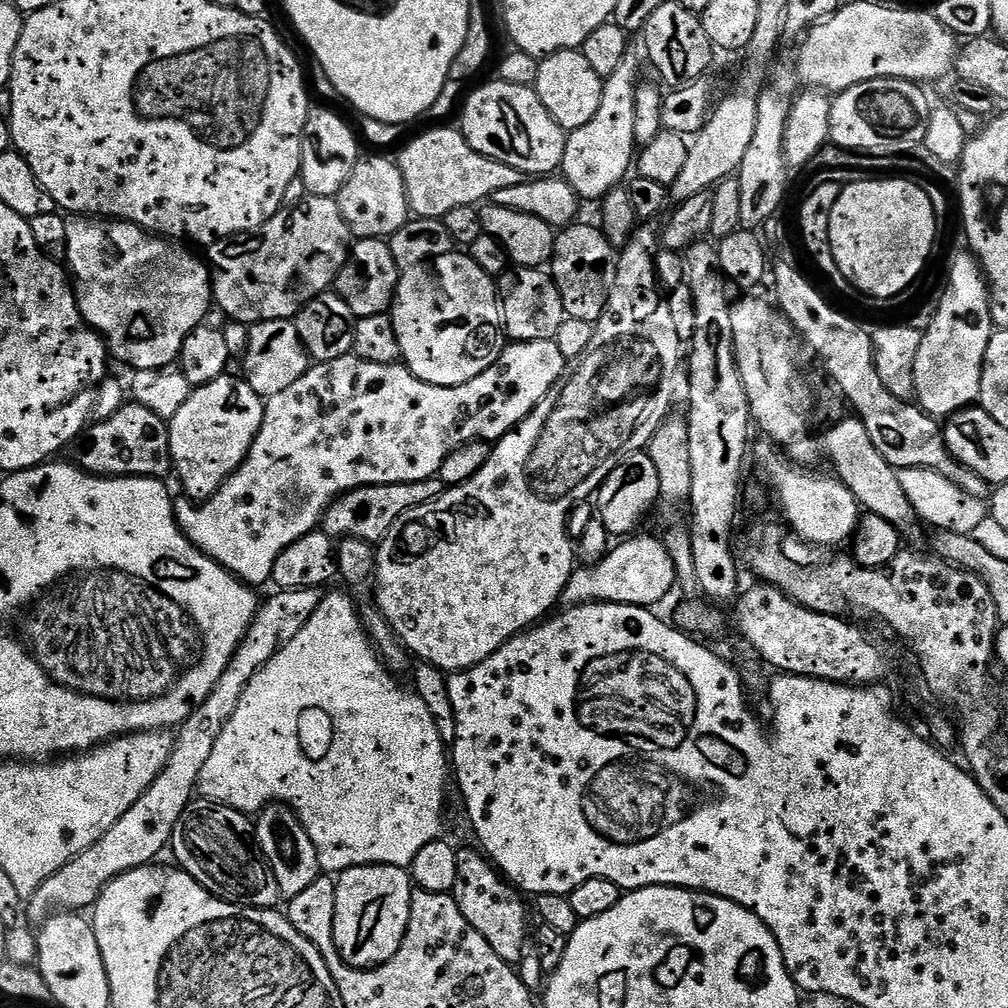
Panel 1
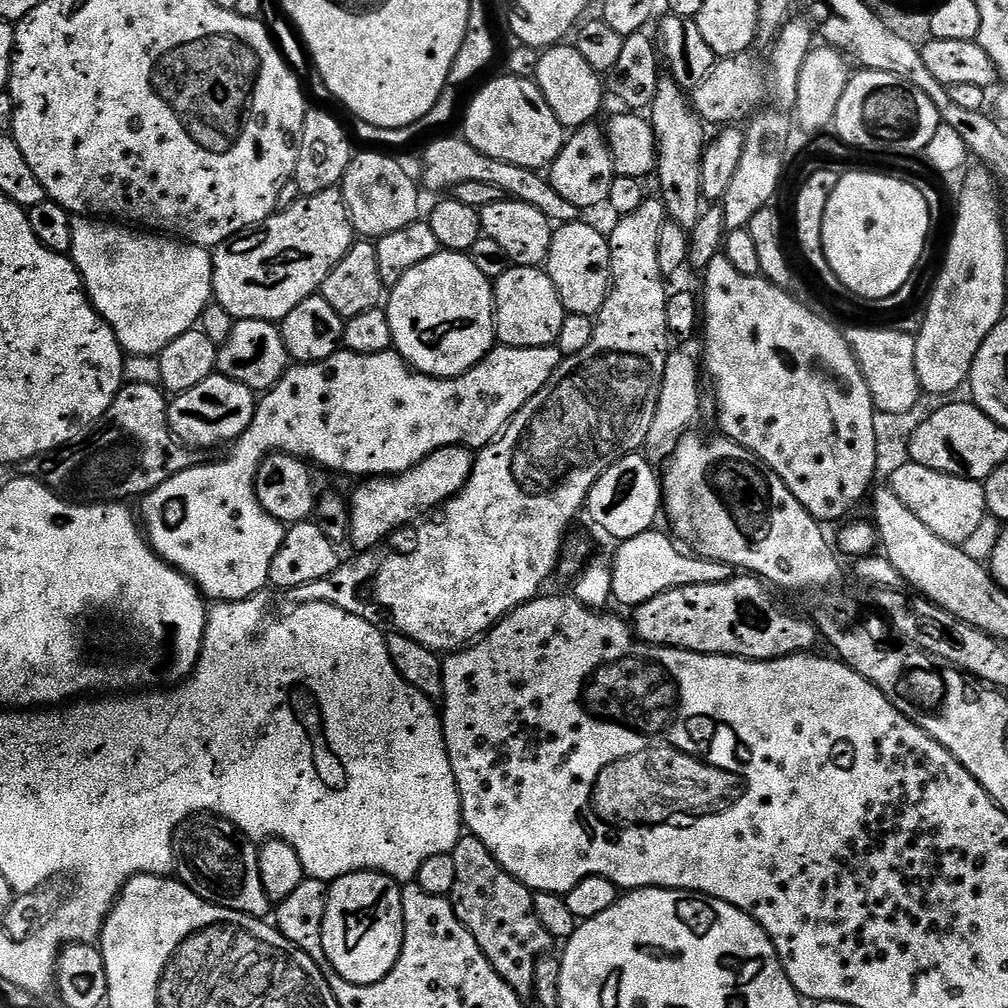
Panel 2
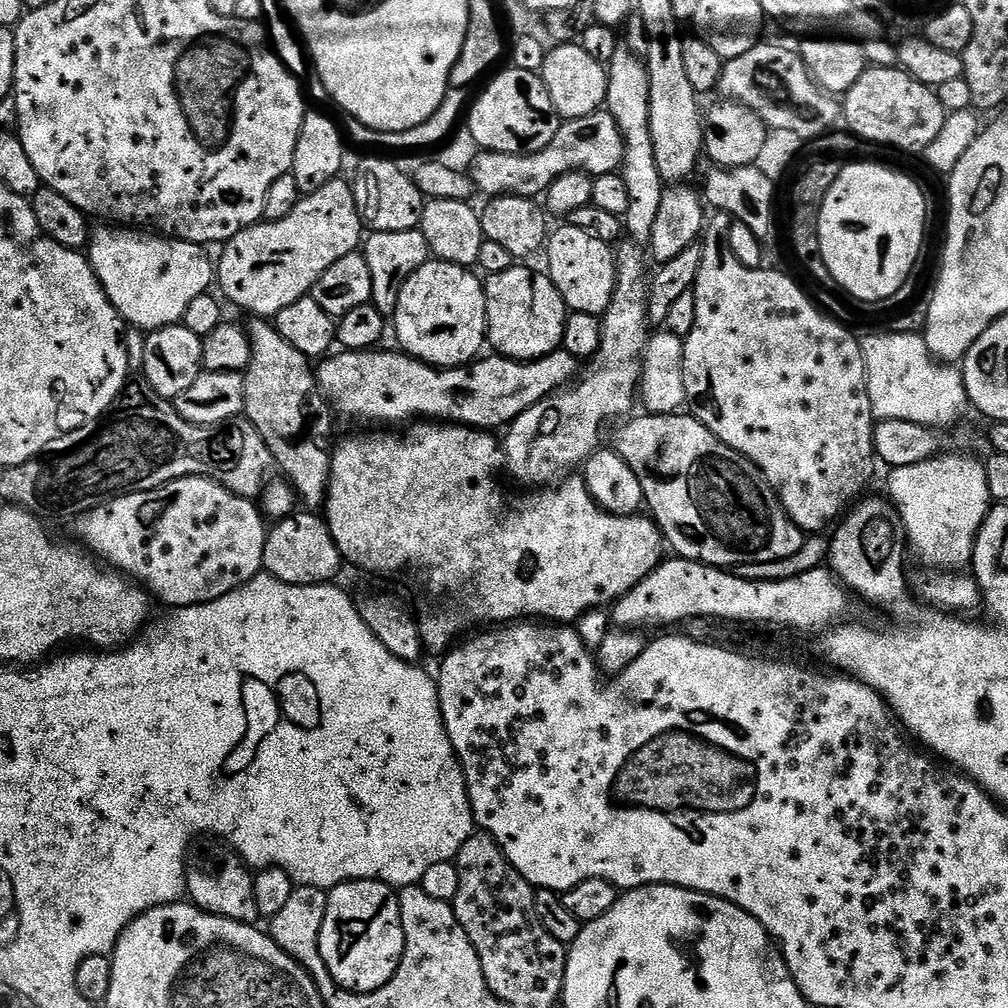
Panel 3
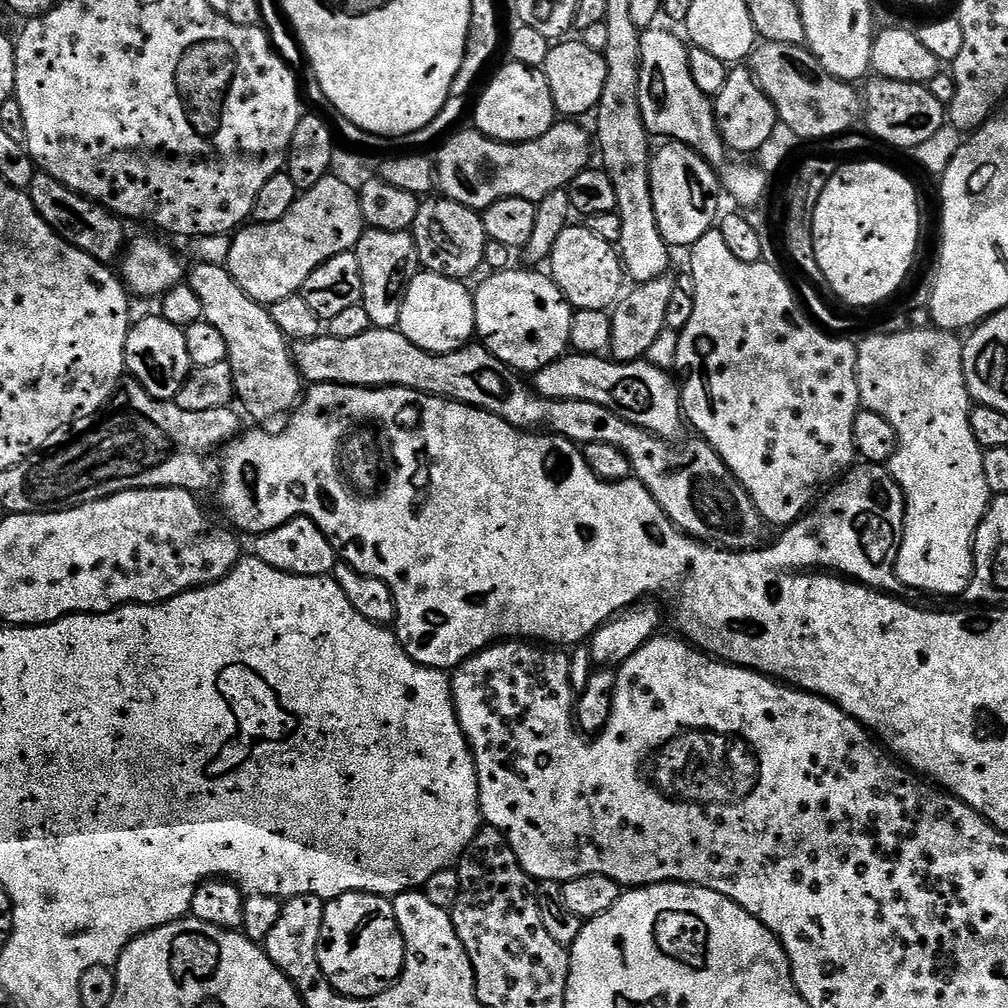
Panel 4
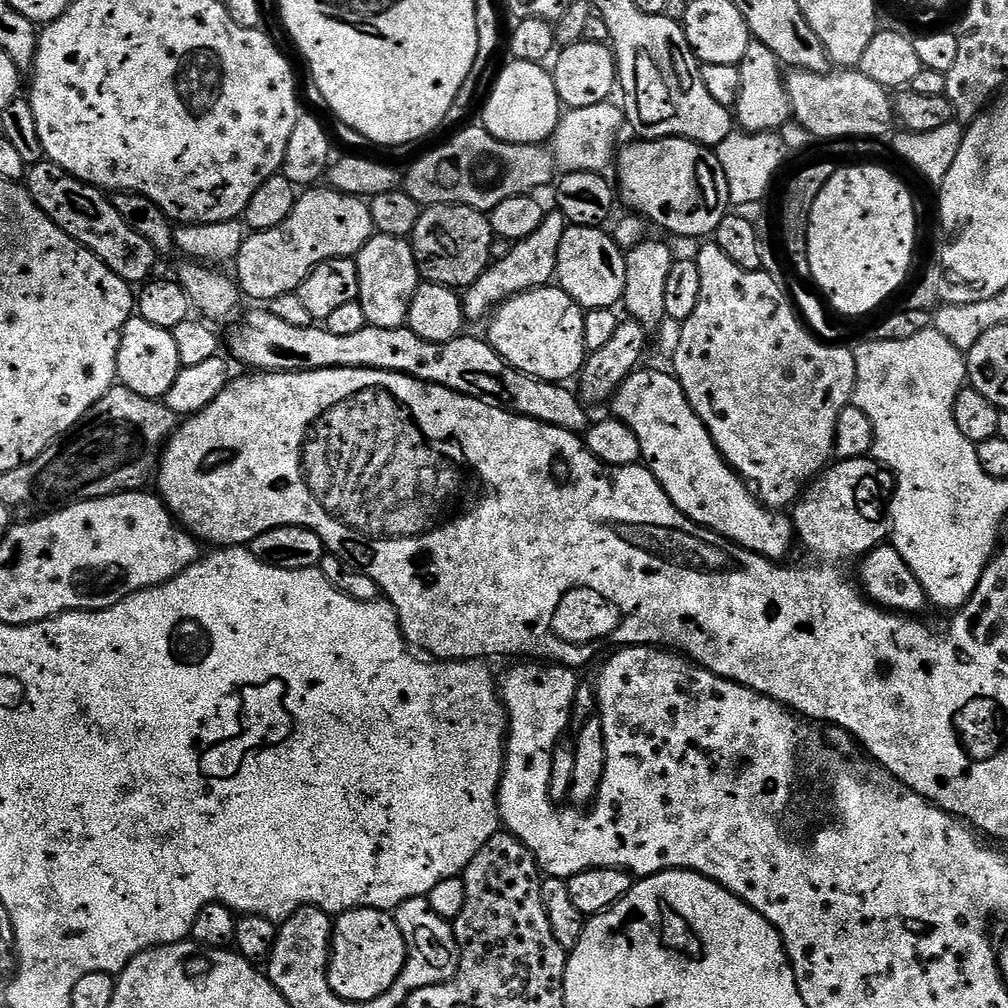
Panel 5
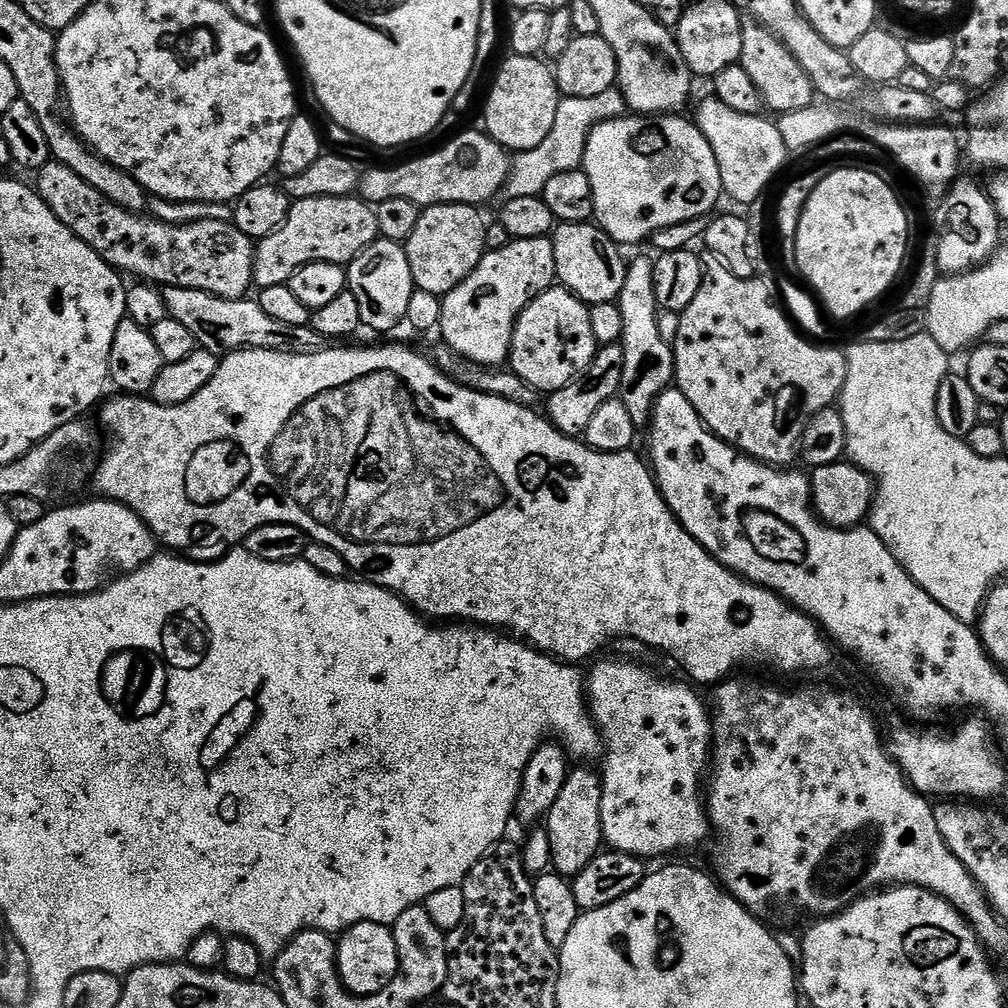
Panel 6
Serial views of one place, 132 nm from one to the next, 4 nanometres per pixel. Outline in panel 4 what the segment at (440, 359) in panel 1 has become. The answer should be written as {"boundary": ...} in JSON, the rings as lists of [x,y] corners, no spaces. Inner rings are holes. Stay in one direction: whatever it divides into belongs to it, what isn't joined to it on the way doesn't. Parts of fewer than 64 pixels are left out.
{"boundary":[[[421,270],[406,290],[398,331],[410,338],[414,346],[439,356],[473,343],[476,336],[474,292],[471,287],[467,288],[468,286],[463,280]]]}

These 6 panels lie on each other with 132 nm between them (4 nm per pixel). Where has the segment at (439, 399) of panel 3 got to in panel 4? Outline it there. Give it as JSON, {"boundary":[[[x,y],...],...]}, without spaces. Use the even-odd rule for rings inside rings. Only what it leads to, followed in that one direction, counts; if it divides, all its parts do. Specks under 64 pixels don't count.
{"boundary":[[[565,354],[535,373],[534,387],[539,396],[551,400],[580,399],[582,402],[597,403],[650,435],[672,442],[676,440],[674,438],[679,434],[680,427],[686,424],[682,411],[682,388],[672,374],[647,359],[618,364],[603,355]]]}

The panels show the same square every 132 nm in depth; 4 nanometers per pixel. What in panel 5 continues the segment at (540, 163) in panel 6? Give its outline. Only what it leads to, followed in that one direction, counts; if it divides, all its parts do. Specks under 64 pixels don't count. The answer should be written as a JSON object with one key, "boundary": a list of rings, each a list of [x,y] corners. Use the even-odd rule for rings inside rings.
{"boundary":[[[612,103],[570,108],[561,115],[550,141],[550,151],[555,167],[561,173],[599,172],[604,174],[609,171],[614,160],[614,153],[618,148],[616,135],[620,132],[620,124],[622,128],[621,105]]]}

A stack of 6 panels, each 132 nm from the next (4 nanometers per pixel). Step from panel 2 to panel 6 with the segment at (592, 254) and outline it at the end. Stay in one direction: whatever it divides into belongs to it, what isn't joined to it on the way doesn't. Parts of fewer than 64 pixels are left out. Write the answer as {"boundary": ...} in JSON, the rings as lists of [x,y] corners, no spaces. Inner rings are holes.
{"boundary":[[[557,223],[551,237],[554,246],[554,266],[557,281],[579,300],[591,306],[602,302],[616,302],[620,299],[622,282],[626,282],[628,264],[621,245],[611,240],[603,228],[595,223]]]}

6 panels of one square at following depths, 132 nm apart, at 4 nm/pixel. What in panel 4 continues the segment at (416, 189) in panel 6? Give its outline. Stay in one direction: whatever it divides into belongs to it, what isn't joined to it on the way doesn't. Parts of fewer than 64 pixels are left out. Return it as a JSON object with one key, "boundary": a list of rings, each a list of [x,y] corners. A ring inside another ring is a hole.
{"boundary":[[[557,122],[552,125],[542,138],[534,138],[525,144],[504,144],[500,140],[492,140],[484,136],[479,130],[472,132],[453,131],[448,141],[435,153],[436,182],[447,199],[458,202],[467,208],[483,210],[502,198],[526,198],[539,202],[546,198],[546,194],[554,194],[567,189],[568,183],[579,172],[583,172],[594,160],[594,140],[584,128],[579,128],[576,122]]]}

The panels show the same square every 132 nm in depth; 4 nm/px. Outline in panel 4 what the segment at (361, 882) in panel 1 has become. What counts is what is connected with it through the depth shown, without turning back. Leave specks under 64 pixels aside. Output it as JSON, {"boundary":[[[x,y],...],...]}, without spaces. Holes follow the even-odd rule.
{"boundary":[[[347,892],[327,901],[324,905],[322,930],[316,953],[322,966],[322,974],[335,992],[341,996],[350,996],[354,1000],[379,996],[398,979],[400,971],[404,968],[404,939],[394,918],[391,899],[386,896],[375,896],[369,892]]]}

